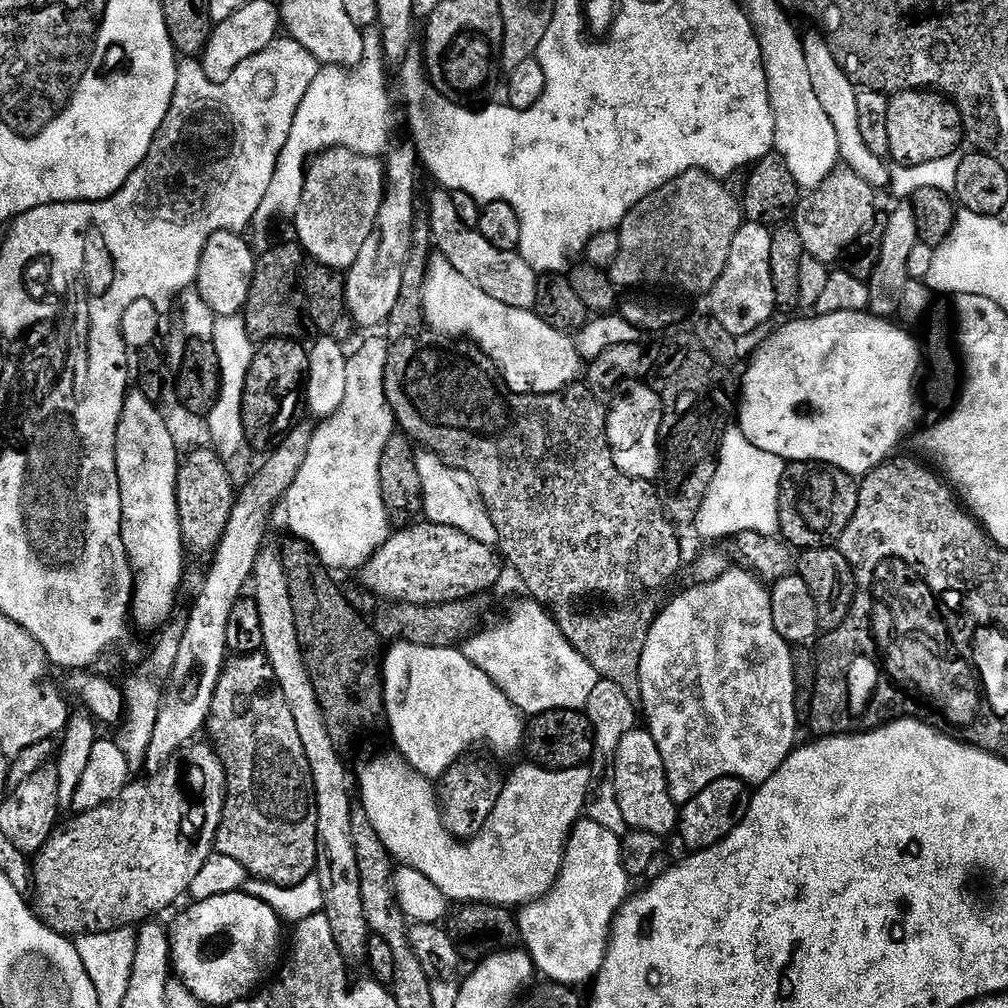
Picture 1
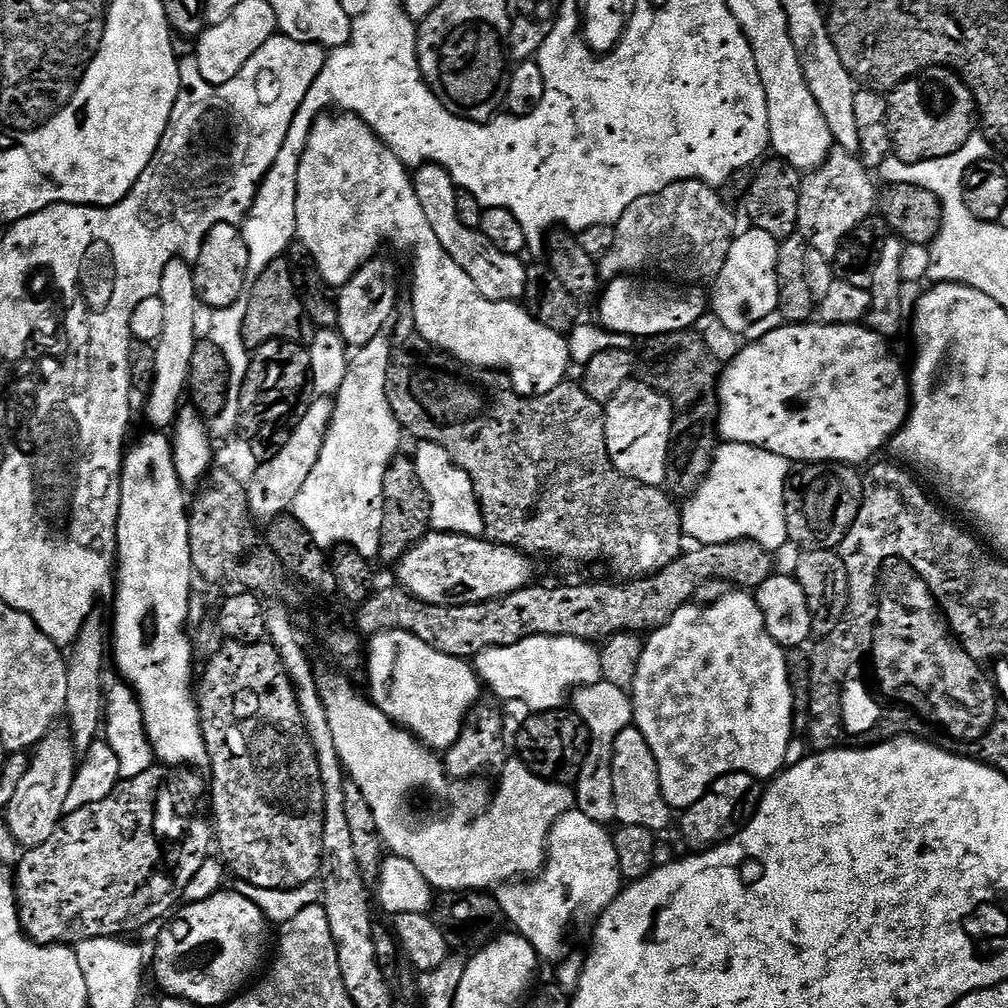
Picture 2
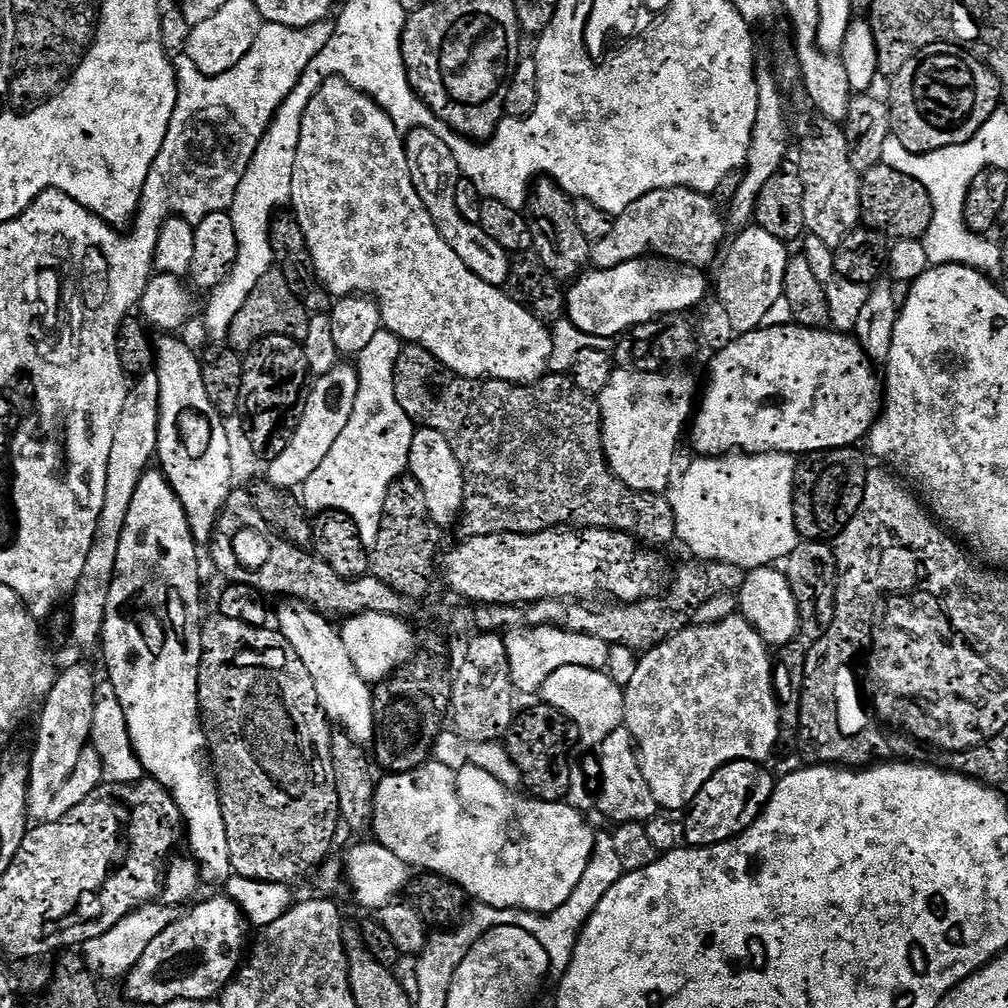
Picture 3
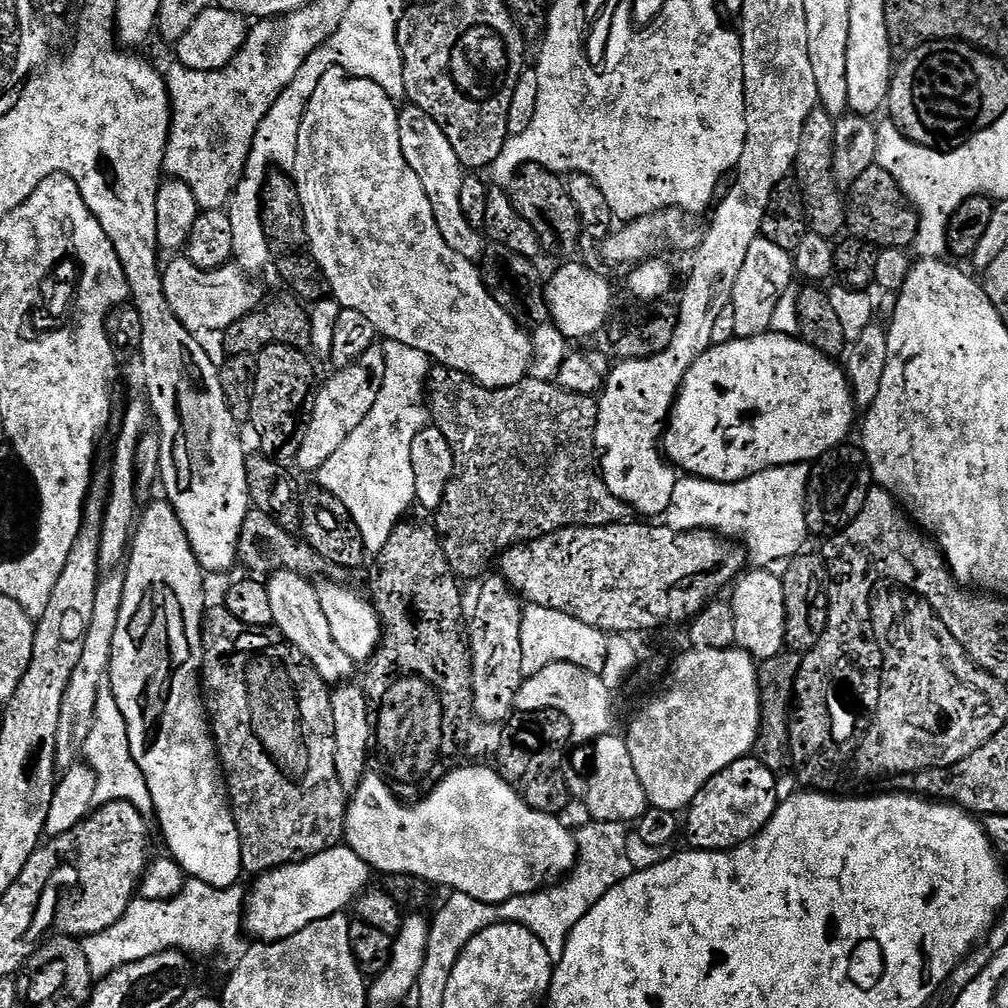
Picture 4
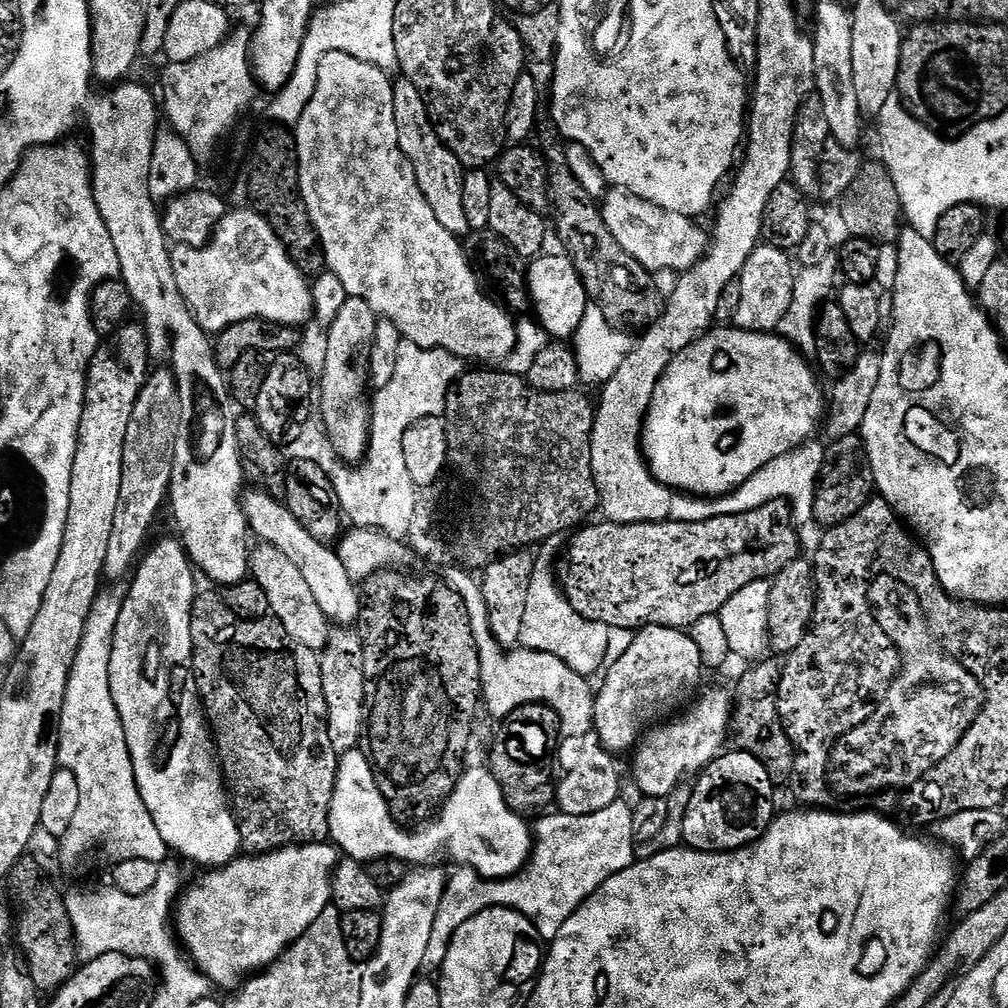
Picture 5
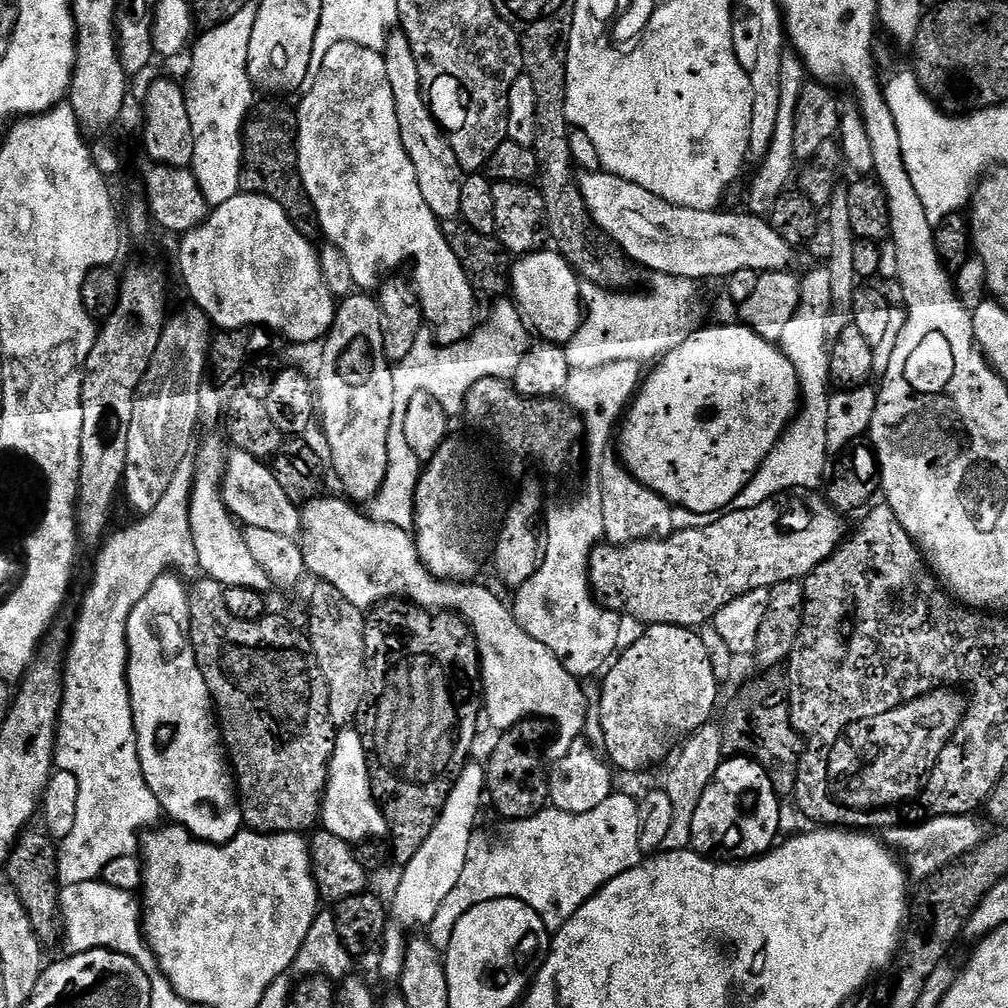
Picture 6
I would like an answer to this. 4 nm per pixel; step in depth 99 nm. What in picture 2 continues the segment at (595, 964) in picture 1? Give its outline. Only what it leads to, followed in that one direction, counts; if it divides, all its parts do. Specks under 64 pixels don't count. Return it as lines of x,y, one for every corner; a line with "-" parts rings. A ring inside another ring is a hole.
578,810
562,814
558,822
552,827
552,833
548,835
548,859
544,861
544,868
540,873
527,882
509,882
495,889
494,895
505,921
513,924
519,935
525,936
534,946
537,957
541,961
559,961
565,955
564,935
572,924
579,908
588,908
593,914
599,914
614,902
614,898
620,893
622,877
620,875
618,855
615,849
613,833
605,825
586,818

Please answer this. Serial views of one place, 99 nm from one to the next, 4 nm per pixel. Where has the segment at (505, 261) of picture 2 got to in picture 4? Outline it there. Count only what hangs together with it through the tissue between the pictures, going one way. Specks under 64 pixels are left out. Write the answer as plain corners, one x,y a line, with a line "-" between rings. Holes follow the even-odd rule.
407,107
399,109
402,154
406,154
410,170
418,174
418,182
422,182
426,198
430,198
430,210
434,210
434,222
438,222
438,230
442,230
442,238
446,238
446,246
462,254
462,258
473,262
479,261
484,255
485,237
481,229
470,223
466,214
462,214
462,182
466,169
461,164
458,154
454,154
450,138
442,134
442,126
438,126
438,122
434,122
434,118
420,108

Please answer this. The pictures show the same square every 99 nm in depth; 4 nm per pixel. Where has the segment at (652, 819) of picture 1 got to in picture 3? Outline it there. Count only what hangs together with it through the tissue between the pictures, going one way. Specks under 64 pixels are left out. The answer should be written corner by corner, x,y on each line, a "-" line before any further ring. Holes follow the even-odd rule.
621,727
614,730
604,741
598,745
600,752
600,804
598,800
598,812
609,816
617,825
624,823
638,823
643,825
658,815
658,809
654,802
654,794
650,794
650,786
646,786
646,778
642,775
642,766
636,753
636,743
630,734
630,730

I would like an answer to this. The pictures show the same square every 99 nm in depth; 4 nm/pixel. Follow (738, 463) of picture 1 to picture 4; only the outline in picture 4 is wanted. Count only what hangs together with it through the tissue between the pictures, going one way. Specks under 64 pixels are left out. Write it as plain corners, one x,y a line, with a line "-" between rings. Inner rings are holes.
787,464
781,468
767,468
765,472
759,472
754,474
750,478
740,480
737,484
719,484
713,480
701,480
699,476
688,476
687,478
677,479
674,486
674,498
670,498
670,506
666,513
666,524
669,528
674,528
679,532
690,532
693,530
707,530
715,532
724,538
736,538
732,536
741,536
742,547
746,553
747,559
750,561
751,567
756,570
764,570
769,566
776,566
781,562
787,562
792,559
793,556
801,555
805,551
804,543
810,539
810,533
808,530
808,523
806,522
806,510
804,509
804,499
806,498
806,490
808,489
808,473
810,471
808,464

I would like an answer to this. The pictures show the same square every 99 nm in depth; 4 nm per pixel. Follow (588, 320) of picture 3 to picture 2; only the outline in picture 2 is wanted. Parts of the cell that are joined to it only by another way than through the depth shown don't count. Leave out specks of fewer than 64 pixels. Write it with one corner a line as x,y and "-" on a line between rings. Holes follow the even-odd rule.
631,275
617,276
616,279
609,280
603,285
598,297
598,305
600,304
598,320
609,331
631,338
683,334
695,326
700,316
706,312
706,292
703,287
677,286
672,282
648,285
639,284
636,280
639,279

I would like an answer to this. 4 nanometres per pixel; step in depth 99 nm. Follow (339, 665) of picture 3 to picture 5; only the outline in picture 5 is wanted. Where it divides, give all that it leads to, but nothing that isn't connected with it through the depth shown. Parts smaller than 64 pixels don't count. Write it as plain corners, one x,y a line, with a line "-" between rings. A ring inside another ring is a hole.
260,542
250,552
250,576
258,582
258,586
262,586
262,590
266,590
266,598
272,607
271,615
279,620
286,634
317,654
323,652
328,645
330,621
322,614
322,606
318,606
318,601
310,591
306,578
302,578
298,566
294,566
294,562
290,562
282,550

